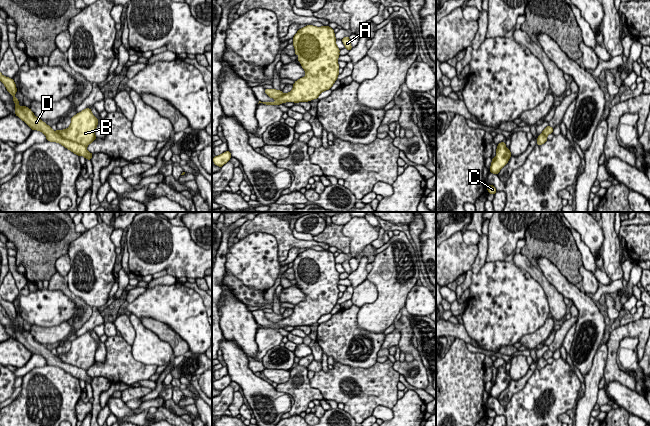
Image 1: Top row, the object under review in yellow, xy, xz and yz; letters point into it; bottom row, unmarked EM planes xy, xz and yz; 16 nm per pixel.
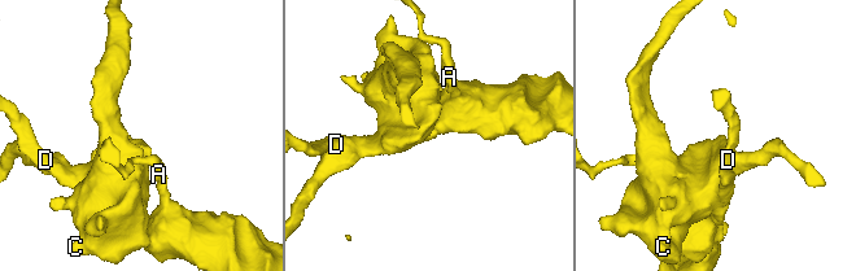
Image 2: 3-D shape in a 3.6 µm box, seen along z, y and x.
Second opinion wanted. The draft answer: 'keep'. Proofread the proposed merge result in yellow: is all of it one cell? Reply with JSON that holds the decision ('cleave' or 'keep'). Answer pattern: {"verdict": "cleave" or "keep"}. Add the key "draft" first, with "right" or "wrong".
{"draft": "wrong", "verdict": "cleave"}

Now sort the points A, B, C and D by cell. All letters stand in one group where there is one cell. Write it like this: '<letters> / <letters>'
A D / B C

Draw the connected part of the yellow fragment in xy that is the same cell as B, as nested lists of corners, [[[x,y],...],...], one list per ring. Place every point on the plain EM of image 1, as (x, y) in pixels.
[[[86,332],[71,342],[71,348],[67,353],[57,354],[56,356],[64,363],[87,371],[96,363],[97,349],[98,343],[92,338],[90,332]]]

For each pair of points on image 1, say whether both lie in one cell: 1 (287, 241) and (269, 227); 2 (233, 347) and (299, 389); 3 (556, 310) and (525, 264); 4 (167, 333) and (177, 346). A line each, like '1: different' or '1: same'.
1: same
2: different
3: same
4: same

